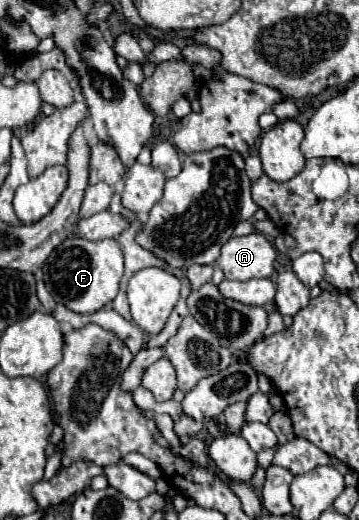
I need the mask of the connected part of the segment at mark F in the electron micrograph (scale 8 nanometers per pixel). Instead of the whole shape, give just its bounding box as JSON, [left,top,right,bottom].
[43,237,123,313]

